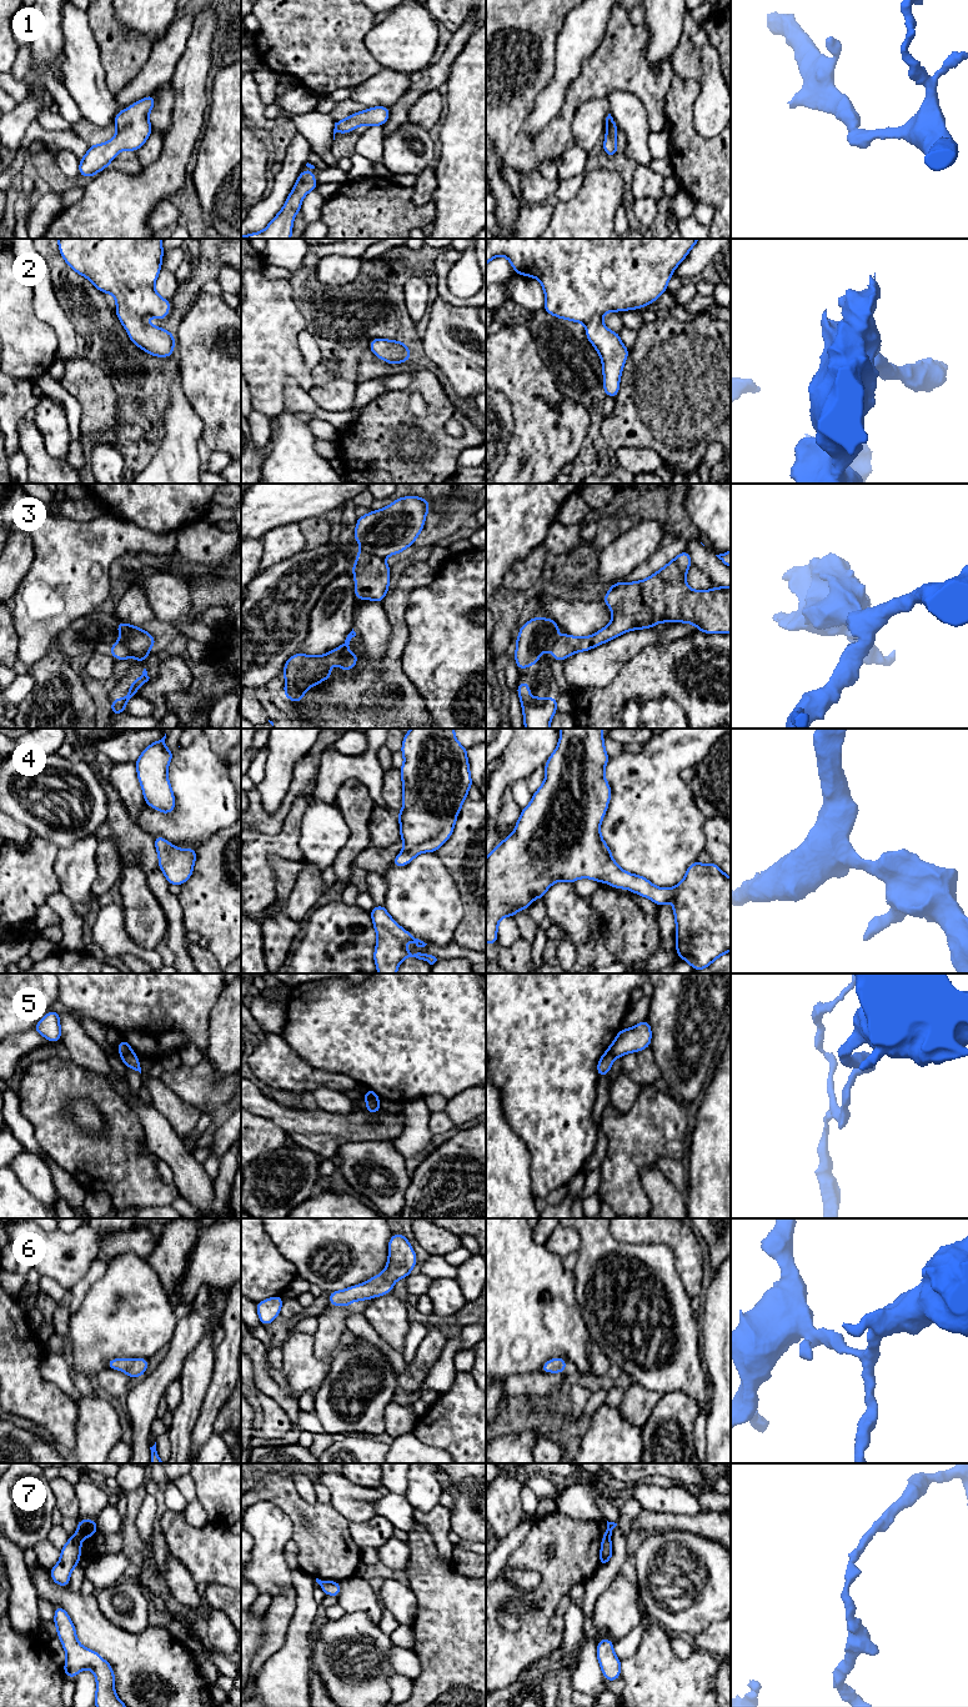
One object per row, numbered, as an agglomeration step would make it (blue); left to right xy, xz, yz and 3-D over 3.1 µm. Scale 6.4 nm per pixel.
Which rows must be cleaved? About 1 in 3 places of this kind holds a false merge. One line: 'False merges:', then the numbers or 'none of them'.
False merges: 3, 5, 7

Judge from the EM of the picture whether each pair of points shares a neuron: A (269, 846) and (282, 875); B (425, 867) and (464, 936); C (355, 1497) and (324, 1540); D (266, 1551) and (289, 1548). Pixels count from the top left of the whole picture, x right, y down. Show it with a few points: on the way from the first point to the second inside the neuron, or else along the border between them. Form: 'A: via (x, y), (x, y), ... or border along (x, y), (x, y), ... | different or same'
A: border along (302, 861), (270, 856), (274, 886) | different
B: border along (461, 896), (464, 915), (452, 941) | different
C: border along (330, 1503), (350, 1522) | different
D: border along (291, 1538), (284, 1547), (284, 1560), (291, 1571) | different

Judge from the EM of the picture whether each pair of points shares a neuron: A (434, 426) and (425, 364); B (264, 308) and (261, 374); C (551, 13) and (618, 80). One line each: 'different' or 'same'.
A: different
B: same
C: same

